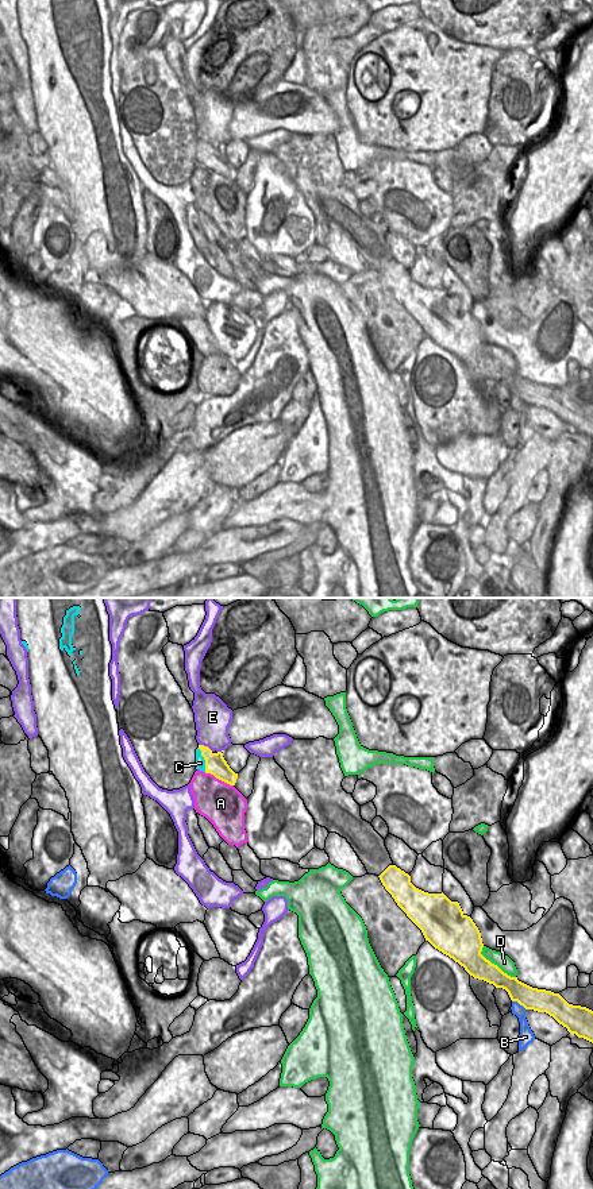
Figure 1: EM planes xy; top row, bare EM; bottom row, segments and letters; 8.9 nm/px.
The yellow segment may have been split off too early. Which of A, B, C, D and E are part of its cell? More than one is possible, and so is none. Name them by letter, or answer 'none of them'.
C

